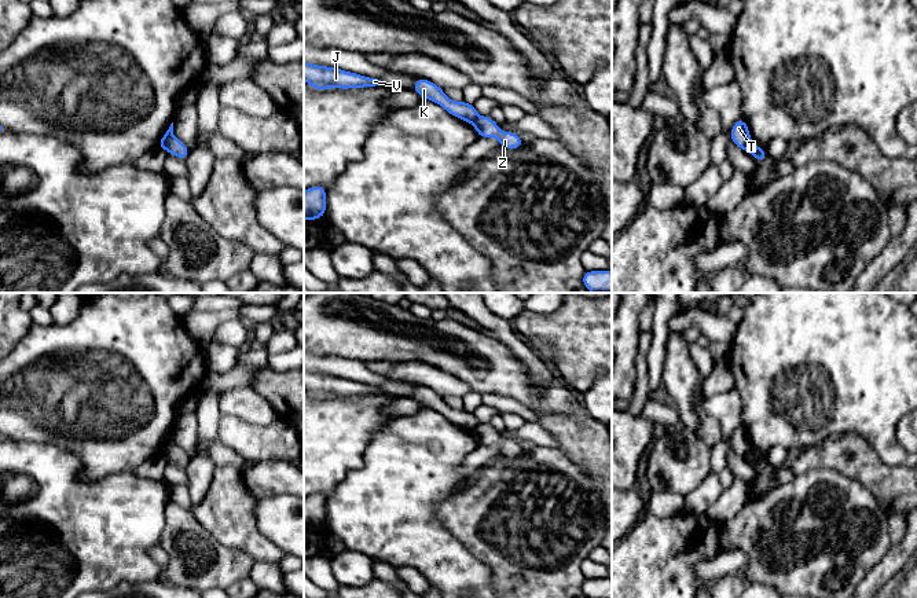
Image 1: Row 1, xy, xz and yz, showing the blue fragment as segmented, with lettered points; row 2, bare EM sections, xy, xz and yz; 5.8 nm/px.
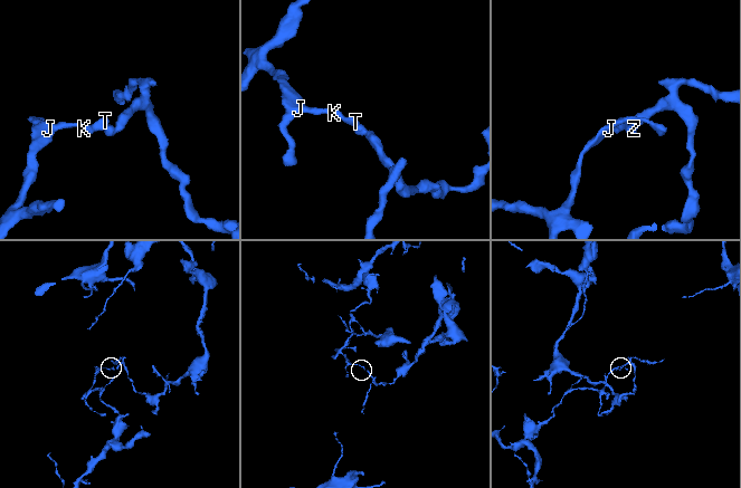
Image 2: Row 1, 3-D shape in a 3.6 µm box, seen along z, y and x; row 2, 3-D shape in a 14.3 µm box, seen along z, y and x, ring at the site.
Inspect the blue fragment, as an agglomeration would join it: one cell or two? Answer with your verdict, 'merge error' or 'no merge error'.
merge error

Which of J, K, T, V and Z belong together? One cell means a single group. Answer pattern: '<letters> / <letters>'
J K T V / Z

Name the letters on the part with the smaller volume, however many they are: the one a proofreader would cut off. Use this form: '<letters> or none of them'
J, K, T, V

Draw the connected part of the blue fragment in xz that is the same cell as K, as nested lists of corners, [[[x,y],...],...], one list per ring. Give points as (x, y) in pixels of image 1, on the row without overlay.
[[[419,385],[411,397],[419,401],[422,406],[440,412],[451,423],[463,428],[469,432],[473,432],[480,426],[477,418],[472,411],[466,411],[463,408],[451,408],[445,404],[443,396],[426,386]]]

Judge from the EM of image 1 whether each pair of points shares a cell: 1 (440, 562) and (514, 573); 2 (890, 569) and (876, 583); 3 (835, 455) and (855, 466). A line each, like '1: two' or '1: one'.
1: two
2: one
3: one

